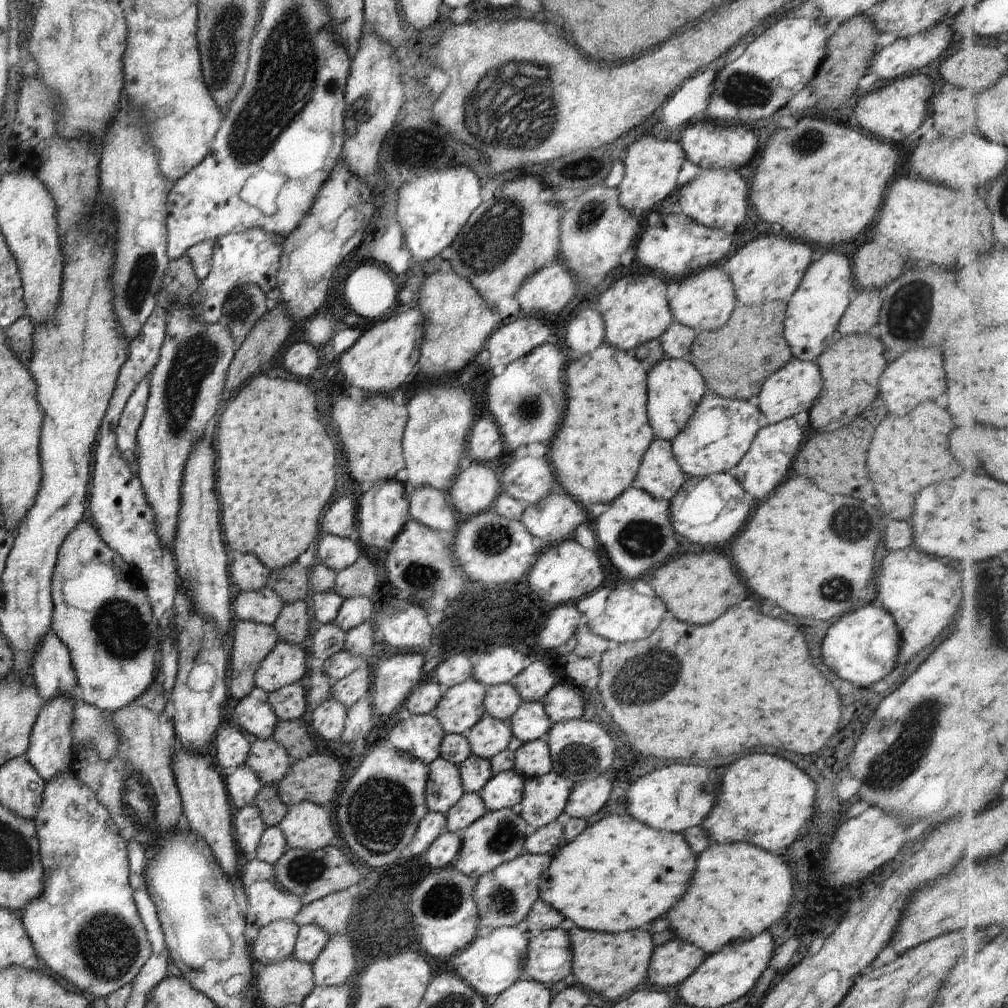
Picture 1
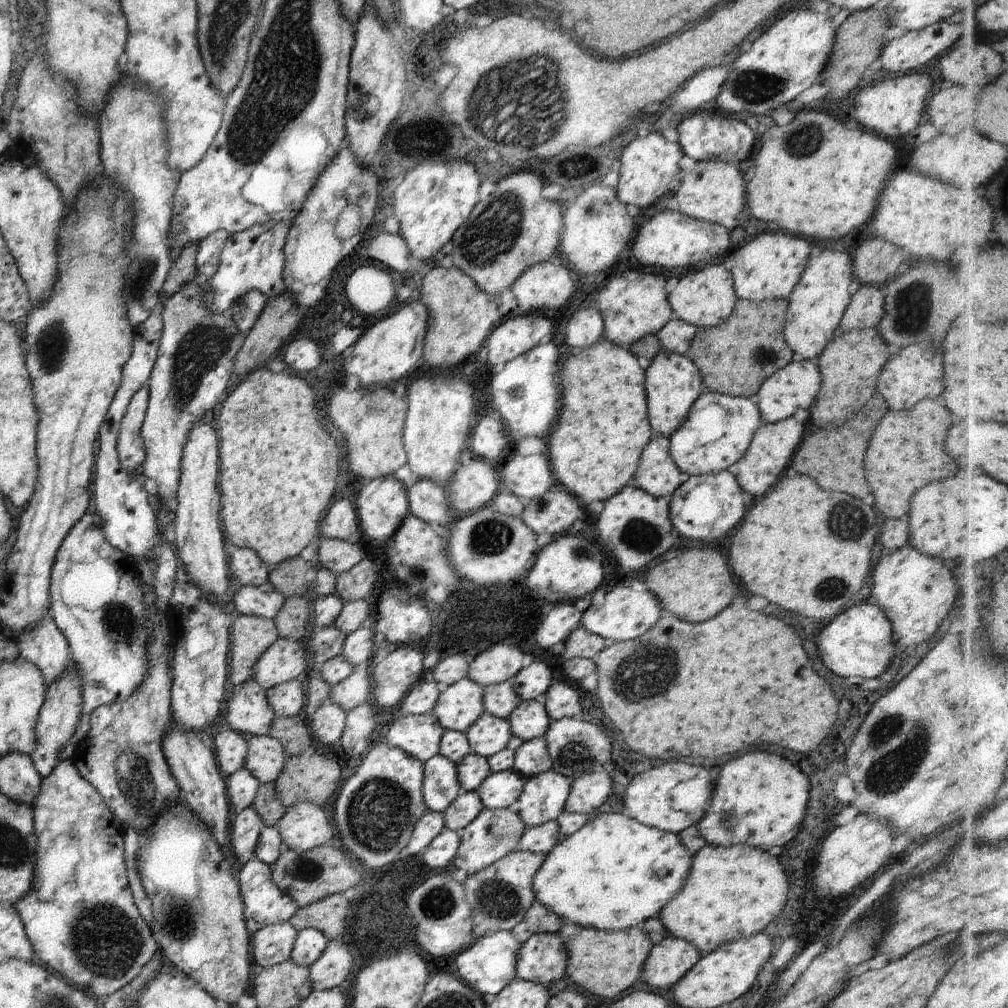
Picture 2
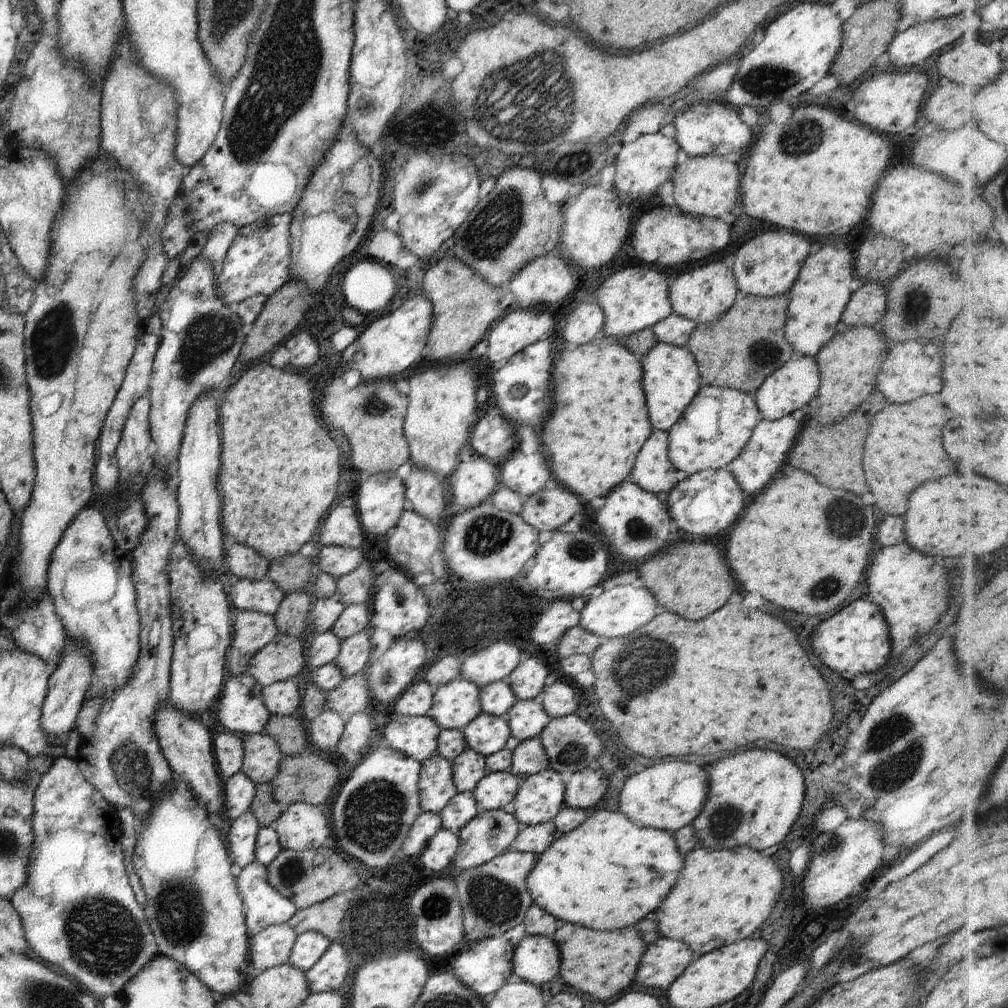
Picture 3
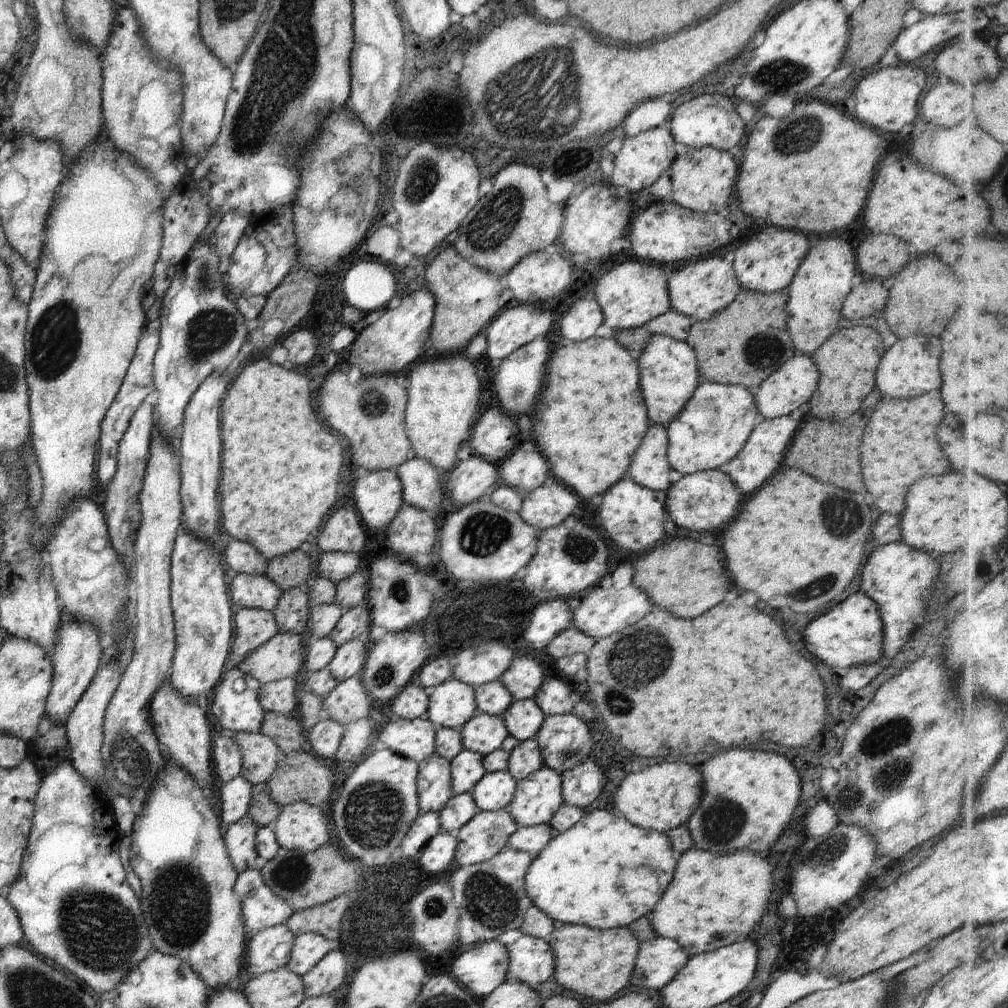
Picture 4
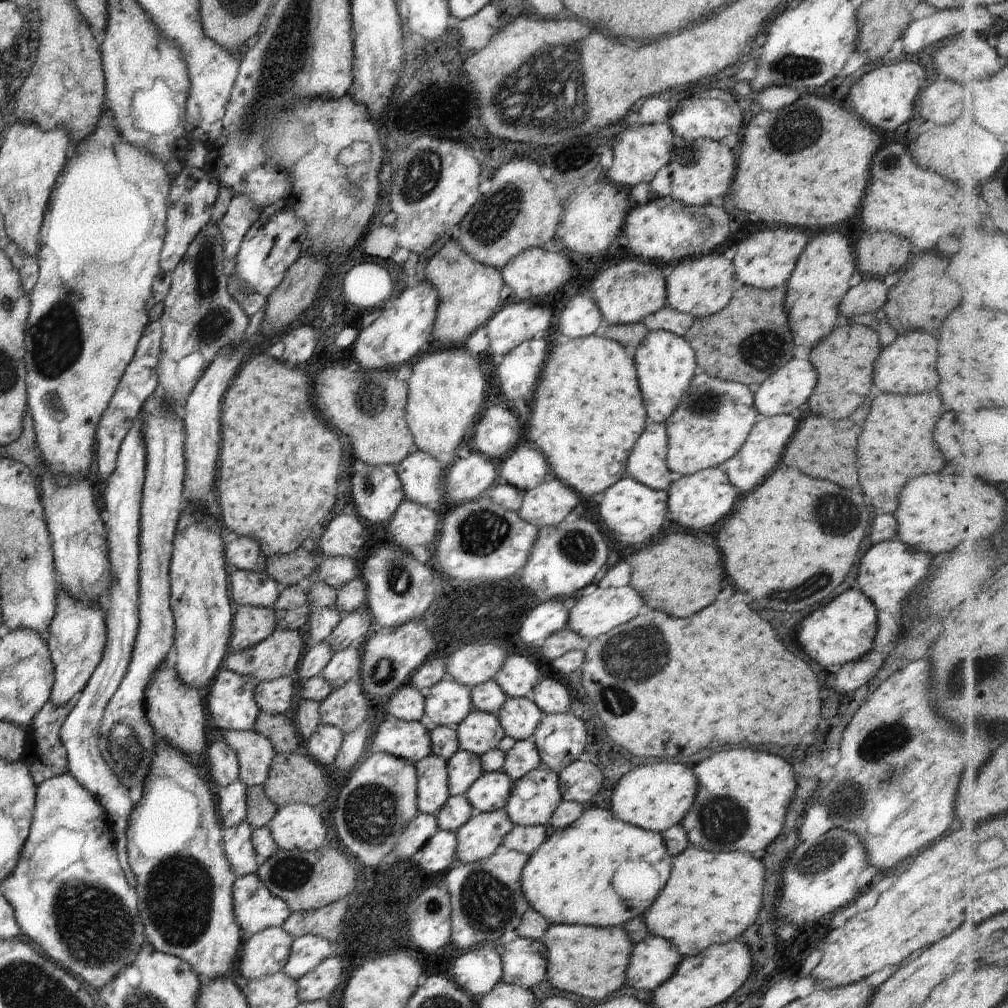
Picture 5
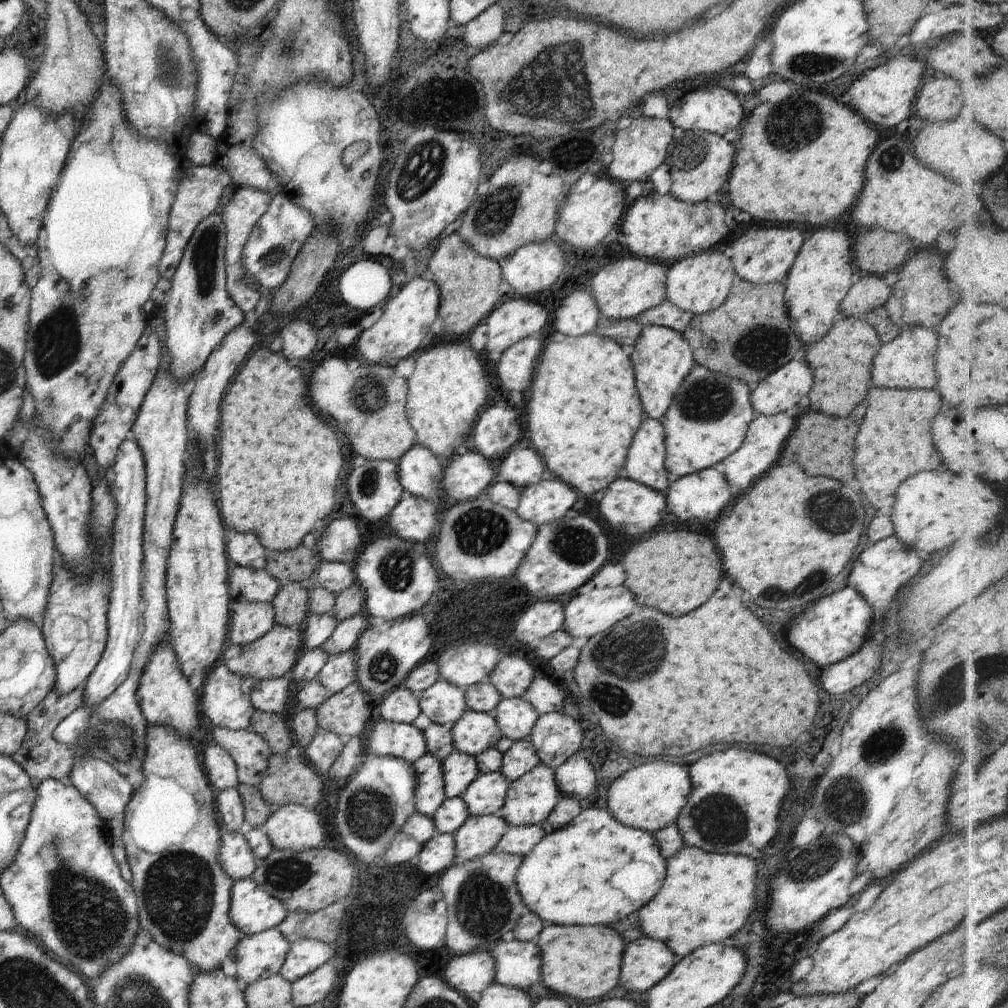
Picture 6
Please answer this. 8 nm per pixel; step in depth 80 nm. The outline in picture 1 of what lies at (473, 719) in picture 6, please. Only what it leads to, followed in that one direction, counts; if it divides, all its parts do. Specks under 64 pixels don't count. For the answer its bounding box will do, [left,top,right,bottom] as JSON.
[465,714,513,759]

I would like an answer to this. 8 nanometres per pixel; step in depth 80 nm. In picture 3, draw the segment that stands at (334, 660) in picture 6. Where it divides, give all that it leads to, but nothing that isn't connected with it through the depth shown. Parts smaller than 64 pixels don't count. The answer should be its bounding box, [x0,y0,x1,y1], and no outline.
[335,628,374,678]

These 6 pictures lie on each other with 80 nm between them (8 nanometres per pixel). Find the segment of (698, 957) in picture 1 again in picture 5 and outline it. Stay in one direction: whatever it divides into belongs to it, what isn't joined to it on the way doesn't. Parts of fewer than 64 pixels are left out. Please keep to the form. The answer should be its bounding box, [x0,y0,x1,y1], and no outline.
[625,934,681,991]

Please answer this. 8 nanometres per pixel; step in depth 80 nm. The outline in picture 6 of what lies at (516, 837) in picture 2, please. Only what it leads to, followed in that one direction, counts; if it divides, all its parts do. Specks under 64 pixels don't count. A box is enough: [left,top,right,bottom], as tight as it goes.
[453,815,510,860]

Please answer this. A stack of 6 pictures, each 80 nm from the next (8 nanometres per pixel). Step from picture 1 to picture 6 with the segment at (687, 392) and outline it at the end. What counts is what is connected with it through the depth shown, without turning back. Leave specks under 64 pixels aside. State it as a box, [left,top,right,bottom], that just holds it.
[629,325,696,420]

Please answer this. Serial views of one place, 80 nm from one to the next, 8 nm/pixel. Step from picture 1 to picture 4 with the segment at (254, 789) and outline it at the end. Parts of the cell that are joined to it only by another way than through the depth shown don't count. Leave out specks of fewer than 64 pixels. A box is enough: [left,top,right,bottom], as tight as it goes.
[220,776,253,824]

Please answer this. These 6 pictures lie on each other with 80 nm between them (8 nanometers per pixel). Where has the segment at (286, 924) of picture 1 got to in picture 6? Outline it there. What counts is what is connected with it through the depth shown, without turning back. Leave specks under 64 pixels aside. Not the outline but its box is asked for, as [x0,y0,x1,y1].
[235,927,291,985]

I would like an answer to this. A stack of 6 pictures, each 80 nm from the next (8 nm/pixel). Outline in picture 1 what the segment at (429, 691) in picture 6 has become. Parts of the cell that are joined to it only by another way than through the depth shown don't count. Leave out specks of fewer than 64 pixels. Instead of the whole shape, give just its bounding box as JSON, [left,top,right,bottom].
[430,678,488,734]

